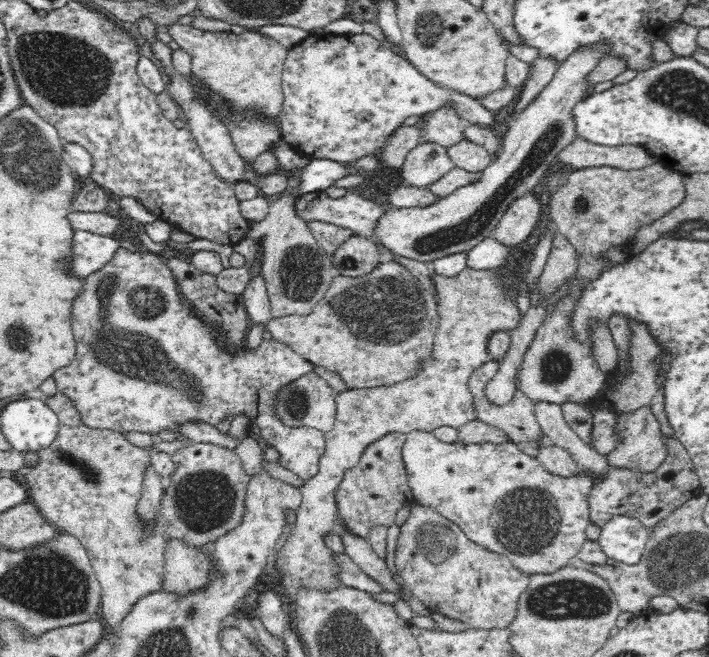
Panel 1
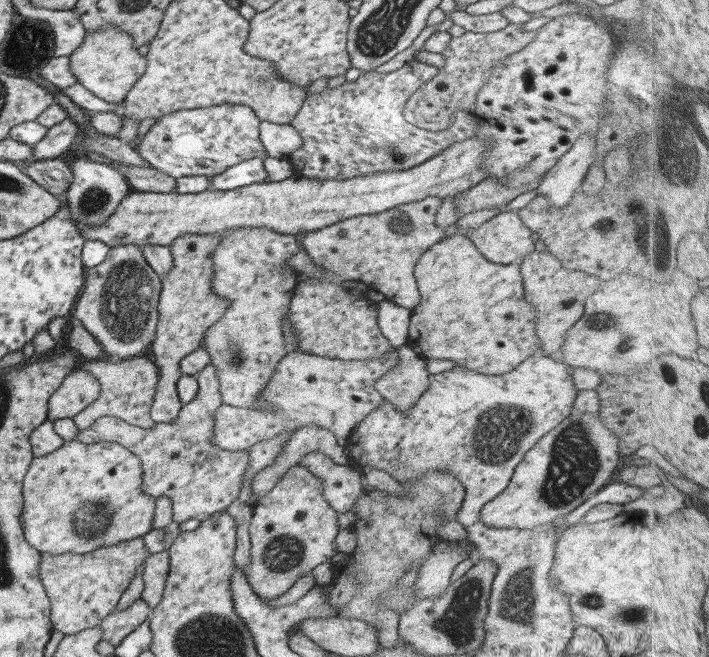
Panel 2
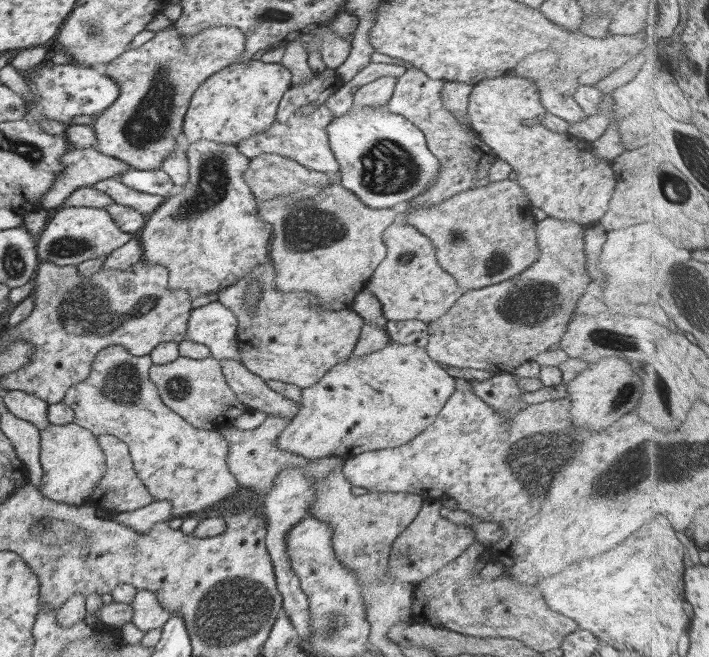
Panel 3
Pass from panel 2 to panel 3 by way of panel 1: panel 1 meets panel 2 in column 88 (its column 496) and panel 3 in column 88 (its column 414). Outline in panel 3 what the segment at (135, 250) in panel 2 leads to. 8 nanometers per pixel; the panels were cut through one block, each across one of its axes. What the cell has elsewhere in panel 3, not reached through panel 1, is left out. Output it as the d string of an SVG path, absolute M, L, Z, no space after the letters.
M120 346L103 348L95 360L91 361L87 378L70 386L65 391L62 402L74 413L72 424L87 429L95 436L115 436L128 446L139 480L153 500L168 500L171 503L171 517L184 518L209 508L215 515L219 502L239 494L240 486L226 465L227 441L216 430L190 426L162 403L157 388L148 379L148 368L151 365L148 355L131 356Z

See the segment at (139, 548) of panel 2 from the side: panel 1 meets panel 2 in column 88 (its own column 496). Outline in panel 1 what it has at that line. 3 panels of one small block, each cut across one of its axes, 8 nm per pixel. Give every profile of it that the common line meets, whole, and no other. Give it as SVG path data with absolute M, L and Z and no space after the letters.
M414 503L408 520L400 527L396 549L396 568L414 596L432 612L461 620L470 628L507 628L516 616L520 594L529 584L529 573L516 568L505 555L494 553L472 542L463 530L432 507Z

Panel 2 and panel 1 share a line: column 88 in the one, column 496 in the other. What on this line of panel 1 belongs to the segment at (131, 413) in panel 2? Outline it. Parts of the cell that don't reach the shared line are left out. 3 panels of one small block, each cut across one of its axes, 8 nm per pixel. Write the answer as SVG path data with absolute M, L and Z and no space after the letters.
M492 360L483 364L471 374L468 386L476 407L477 420L486 422L503 430L503 432L508 436L508 439L512 441L518 449L529 457L534 457L536 459L538 456L538 450L540 450L542 446L545 446L548 441L546 440L546 436L543 433L540 424L535 418L533 401L529 400L528 396L518 388L516 388L512 400L508 400L506 404L492 404L487 399L485 391L487 382L494 378L498 369L499 360Z

